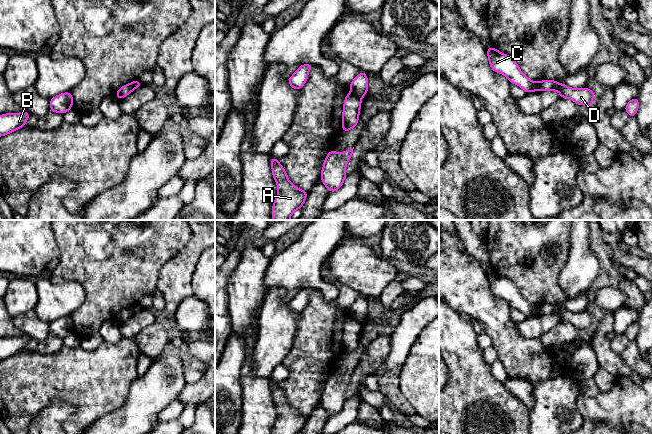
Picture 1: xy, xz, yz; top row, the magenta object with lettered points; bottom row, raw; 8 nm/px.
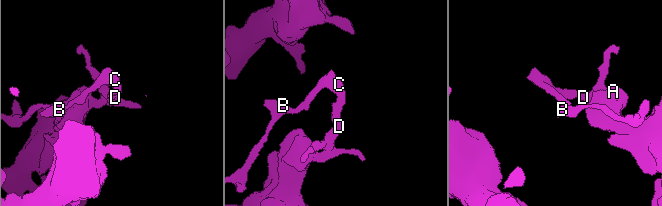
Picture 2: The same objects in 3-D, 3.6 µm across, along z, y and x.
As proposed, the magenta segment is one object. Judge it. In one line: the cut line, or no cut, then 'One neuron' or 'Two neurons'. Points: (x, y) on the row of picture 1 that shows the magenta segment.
Split along xz (352, 90), (361, 98). Two neurons

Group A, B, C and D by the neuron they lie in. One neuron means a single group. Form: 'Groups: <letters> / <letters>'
Groups: A D / B C

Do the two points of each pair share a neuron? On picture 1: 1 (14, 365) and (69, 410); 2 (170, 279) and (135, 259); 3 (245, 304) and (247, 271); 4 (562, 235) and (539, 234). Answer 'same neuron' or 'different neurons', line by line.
1: different neurons
2: different neurons
3: same neuron
4: same neuron

